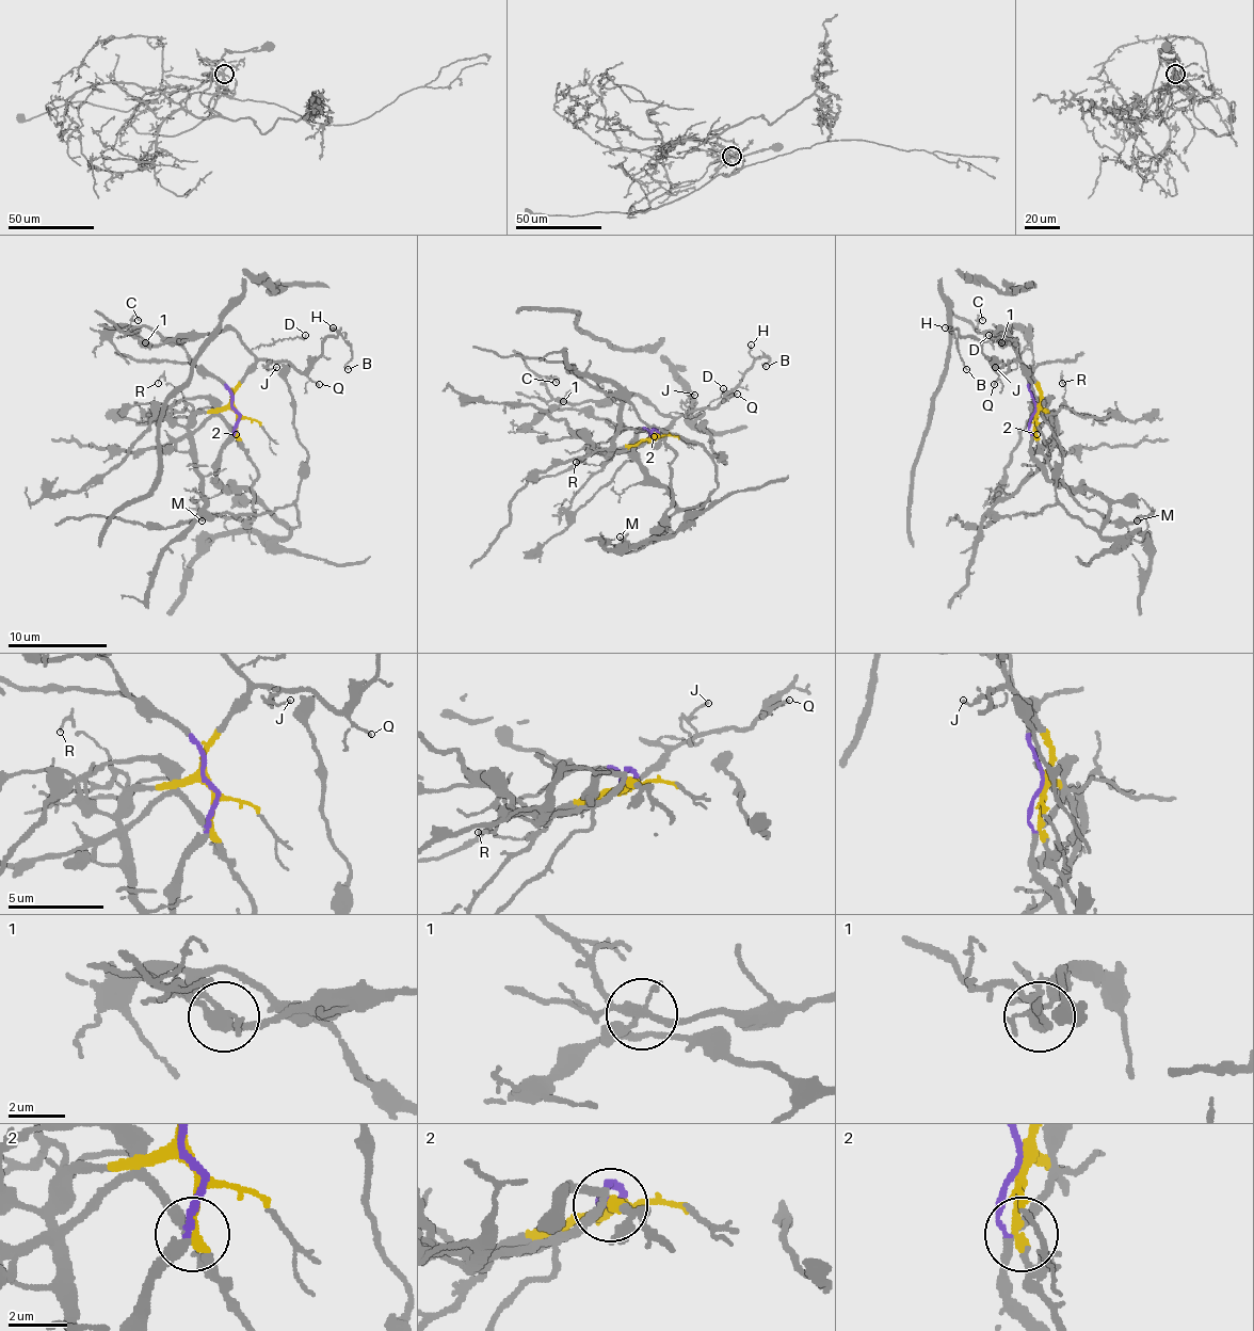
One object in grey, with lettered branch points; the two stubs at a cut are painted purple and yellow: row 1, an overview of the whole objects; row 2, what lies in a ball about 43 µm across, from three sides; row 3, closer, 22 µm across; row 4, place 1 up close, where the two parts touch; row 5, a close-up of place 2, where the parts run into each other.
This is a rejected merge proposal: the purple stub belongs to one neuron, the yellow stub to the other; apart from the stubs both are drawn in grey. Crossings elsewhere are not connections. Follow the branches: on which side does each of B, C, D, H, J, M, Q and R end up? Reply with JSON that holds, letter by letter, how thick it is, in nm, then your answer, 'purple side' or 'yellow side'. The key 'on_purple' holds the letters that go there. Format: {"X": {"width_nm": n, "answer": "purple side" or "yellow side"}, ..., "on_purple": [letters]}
{"B": {"width_nm": 110, "answer": "yellow side"}, "C": {"width_nm": 120, "answer": "yellow side"}, "D": {"width_nm": 130, "answer": "yellow side"}, "H": {"width_nm": 140, "answer": "yellow side"}, "J": {"width_nm": 110, "answer": "yellow side"}, "M": {"width_nm": 190, "answer": "yellow side"}, "Q": {"width_nm": 120, "answer": "yellow side"}, "R": {"width_nm": 90, "answer": "yellow side"}, "on_purple": []}

